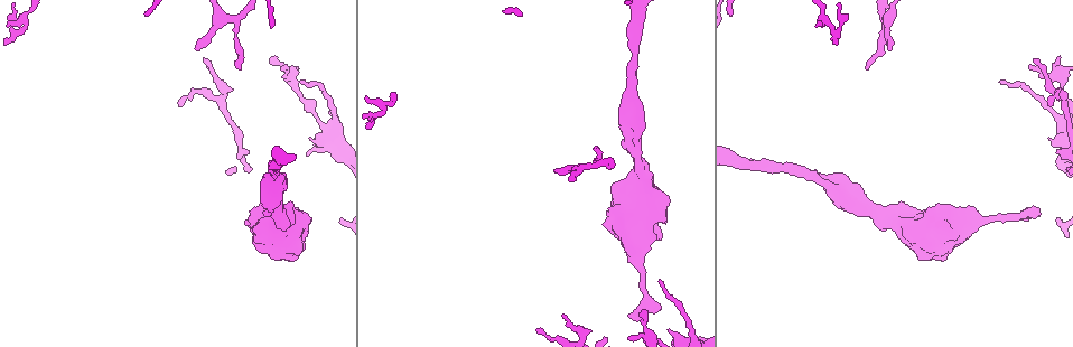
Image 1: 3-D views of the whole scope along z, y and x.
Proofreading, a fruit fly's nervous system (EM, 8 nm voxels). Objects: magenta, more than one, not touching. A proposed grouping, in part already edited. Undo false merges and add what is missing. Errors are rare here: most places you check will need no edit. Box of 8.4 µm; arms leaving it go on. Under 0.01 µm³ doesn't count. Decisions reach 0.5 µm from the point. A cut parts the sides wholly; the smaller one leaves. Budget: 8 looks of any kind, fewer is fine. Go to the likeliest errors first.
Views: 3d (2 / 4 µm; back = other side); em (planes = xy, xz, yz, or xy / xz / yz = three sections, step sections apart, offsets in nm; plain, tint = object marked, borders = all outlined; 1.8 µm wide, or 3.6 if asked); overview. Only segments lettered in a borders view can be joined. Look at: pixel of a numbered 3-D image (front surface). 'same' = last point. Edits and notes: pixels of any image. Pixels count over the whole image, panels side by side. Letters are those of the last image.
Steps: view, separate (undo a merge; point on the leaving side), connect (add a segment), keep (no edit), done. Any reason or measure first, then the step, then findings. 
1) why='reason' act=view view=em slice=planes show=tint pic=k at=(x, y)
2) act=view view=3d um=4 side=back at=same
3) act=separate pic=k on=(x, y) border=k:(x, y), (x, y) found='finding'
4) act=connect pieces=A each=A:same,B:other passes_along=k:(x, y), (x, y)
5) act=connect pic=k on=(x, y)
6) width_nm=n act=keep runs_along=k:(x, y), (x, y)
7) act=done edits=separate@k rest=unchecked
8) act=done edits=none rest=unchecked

why='branch stops here' act=view view=3d um=2 pic=1 at=(557, 171)

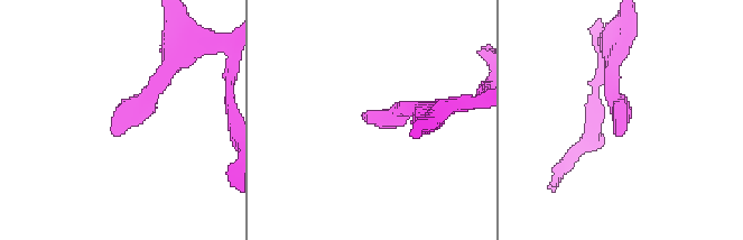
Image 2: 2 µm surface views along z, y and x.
act=view view=em slice=planes show=tint pic=2 at=(118, 134)

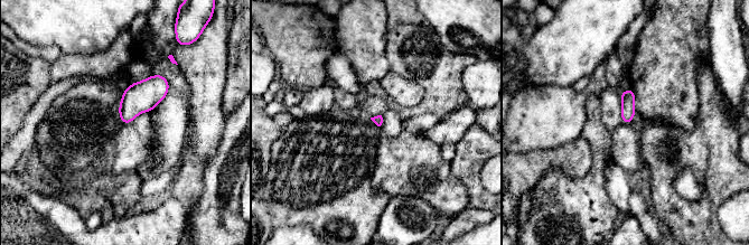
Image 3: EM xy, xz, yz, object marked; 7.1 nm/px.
why='see the neighbours' act=view view=em slice=planes show=borders at=same

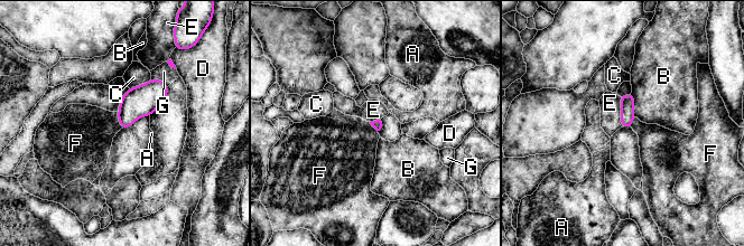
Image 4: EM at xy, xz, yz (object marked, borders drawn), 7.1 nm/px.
act=keep each=A:other,B:other,C:other,D:other,E:other,F:other,G:other border=4:(117, 112), (119, 124), (122, 128) found='none of them fits'

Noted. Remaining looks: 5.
why='stops while still wide' act=view view=em slice=planes show=borders pic=1 at=(312, 141)

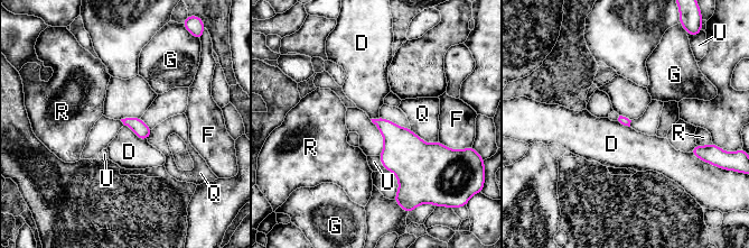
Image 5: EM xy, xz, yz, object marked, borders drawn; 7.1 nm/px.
longest_contact=Q:220nm act=keep each=D:other,F:other,G:other,Q:other,R:other,U:other found='none of them fits'

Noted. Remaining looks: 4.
why='tapers out' act=view view=em slice=planes show=borders pic=1 at=(660, 281)

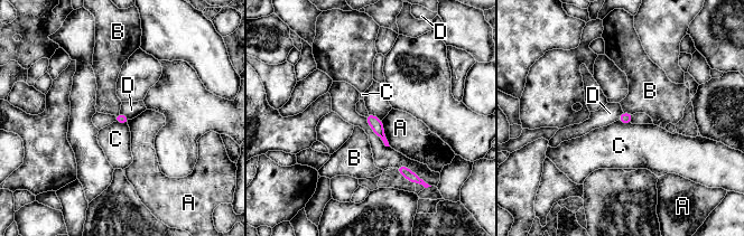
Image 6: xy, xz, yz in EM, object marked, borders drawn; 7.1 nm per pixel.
act=keep each=A:other,B:other,C:other,D:other border=6:(369, 112), (381, 120) found='no lettered segment goes on from it'

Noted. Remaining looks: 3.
act=done edits=none rest=unchecked

